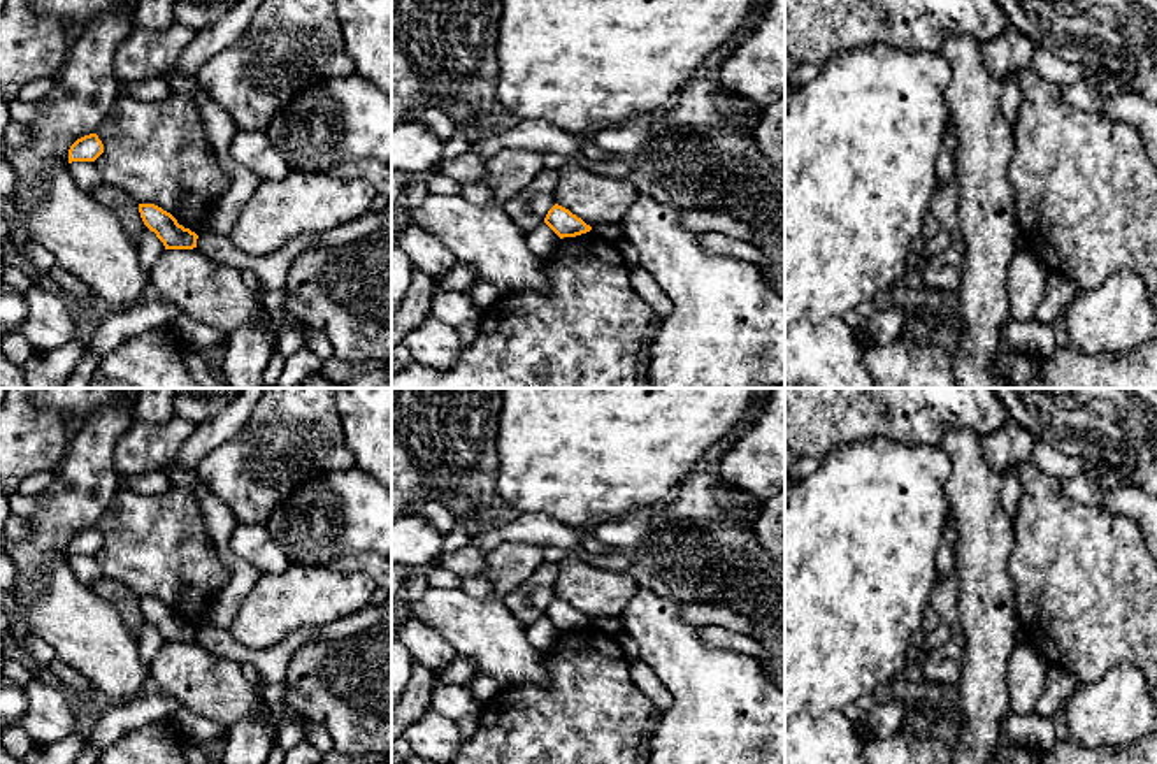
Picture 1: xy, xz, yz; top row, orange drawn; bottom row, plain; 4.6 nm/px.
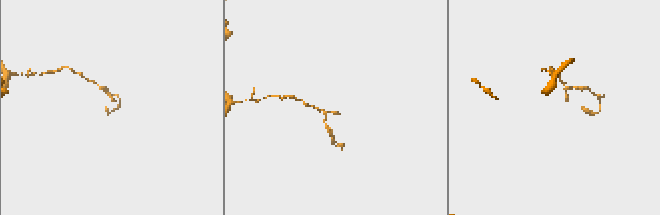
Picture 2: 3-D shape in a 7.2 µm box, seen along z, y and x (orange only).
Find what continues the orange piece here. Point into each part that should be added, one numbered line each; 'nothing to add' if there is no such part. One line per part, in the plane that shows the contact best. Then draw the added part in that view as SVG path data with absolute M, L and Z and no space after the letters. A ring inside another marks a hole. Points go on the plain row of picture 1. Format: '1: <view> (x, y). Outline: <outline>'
nothing to add

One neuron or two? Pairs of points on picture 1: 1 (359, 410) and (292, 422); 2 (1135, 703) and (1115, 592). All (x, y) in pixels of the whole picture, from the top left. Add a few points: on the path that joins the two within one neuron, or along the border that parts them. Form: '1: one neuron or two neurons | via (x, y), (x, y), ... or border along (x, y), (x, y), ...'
1: two neurons | border along (336, 406), (341, 417), (344, 445), (352, 452)
2: two neurons | border along (1138, 666), (1115, 663), (1101, 677), (1089, 680)

